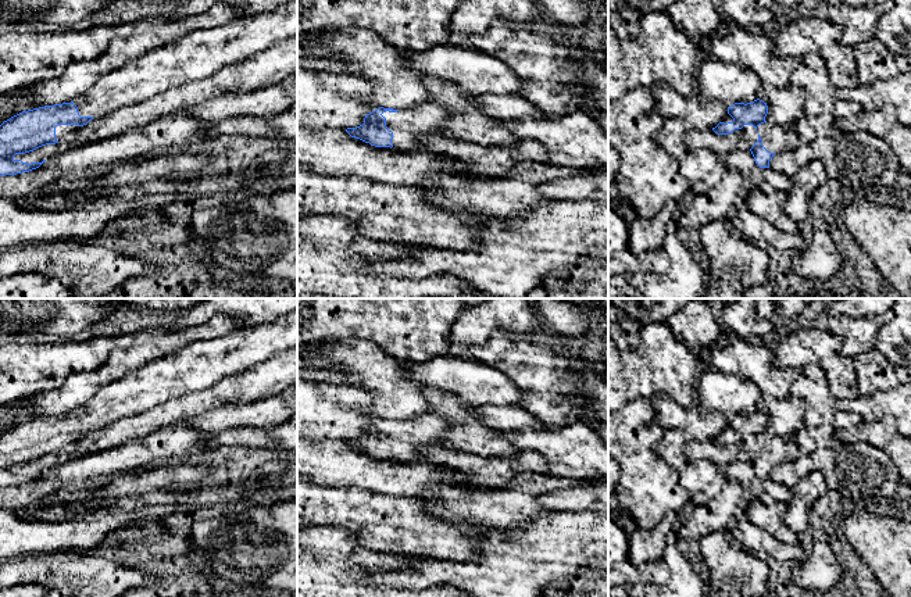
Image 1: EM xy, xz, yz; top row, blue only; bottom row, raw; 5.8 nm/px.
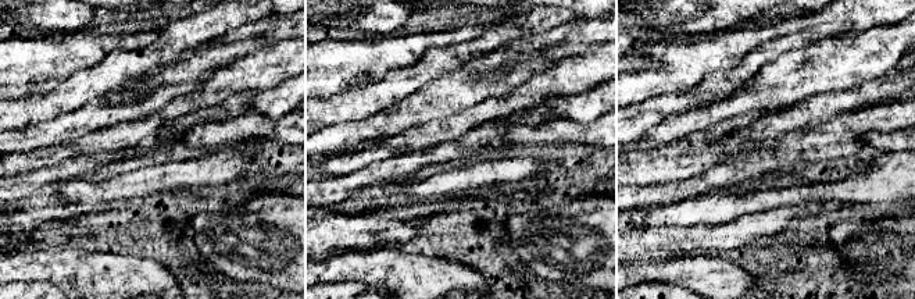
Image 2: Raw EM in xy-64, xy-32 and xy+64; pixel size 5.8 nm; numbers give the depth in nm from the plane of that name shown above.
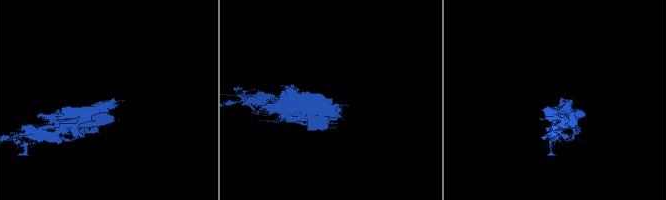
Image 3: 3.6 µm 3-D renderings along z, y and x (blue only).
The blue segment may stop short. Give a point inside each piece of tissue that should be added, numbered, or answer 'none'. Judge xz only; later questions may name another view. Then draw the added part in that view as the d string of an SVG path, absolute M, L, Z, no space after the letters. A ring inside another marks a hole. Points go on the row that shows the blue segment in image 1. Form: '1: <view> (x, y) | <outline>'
1: xz (410, 127) | M425 103L396 112L383 112L386 126L393 132L393 149L422 151L422 140L439 136L439 126L450 118L450 112L436 103Z

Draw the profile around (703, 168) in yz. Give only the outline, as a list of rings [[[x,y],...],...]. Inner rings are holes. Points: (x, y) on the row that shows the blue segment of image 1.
[[[676,118],[664,119],[655,133],[655,142],[671,155],[679,172],[687,179],[694,196],[715,186],[728,169],[724,158],[708,149],[694,150],[685,144],[685,124]]]

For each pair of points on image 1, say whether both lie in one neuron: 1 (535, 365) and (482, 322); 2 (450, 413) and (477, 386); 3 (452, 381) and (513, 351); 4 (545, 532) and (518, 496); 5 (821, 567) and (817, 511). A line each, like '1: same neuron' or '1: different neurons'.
1: different neurons
2: different neurons
3: different neurons
4: different neurons
5: same neuron

